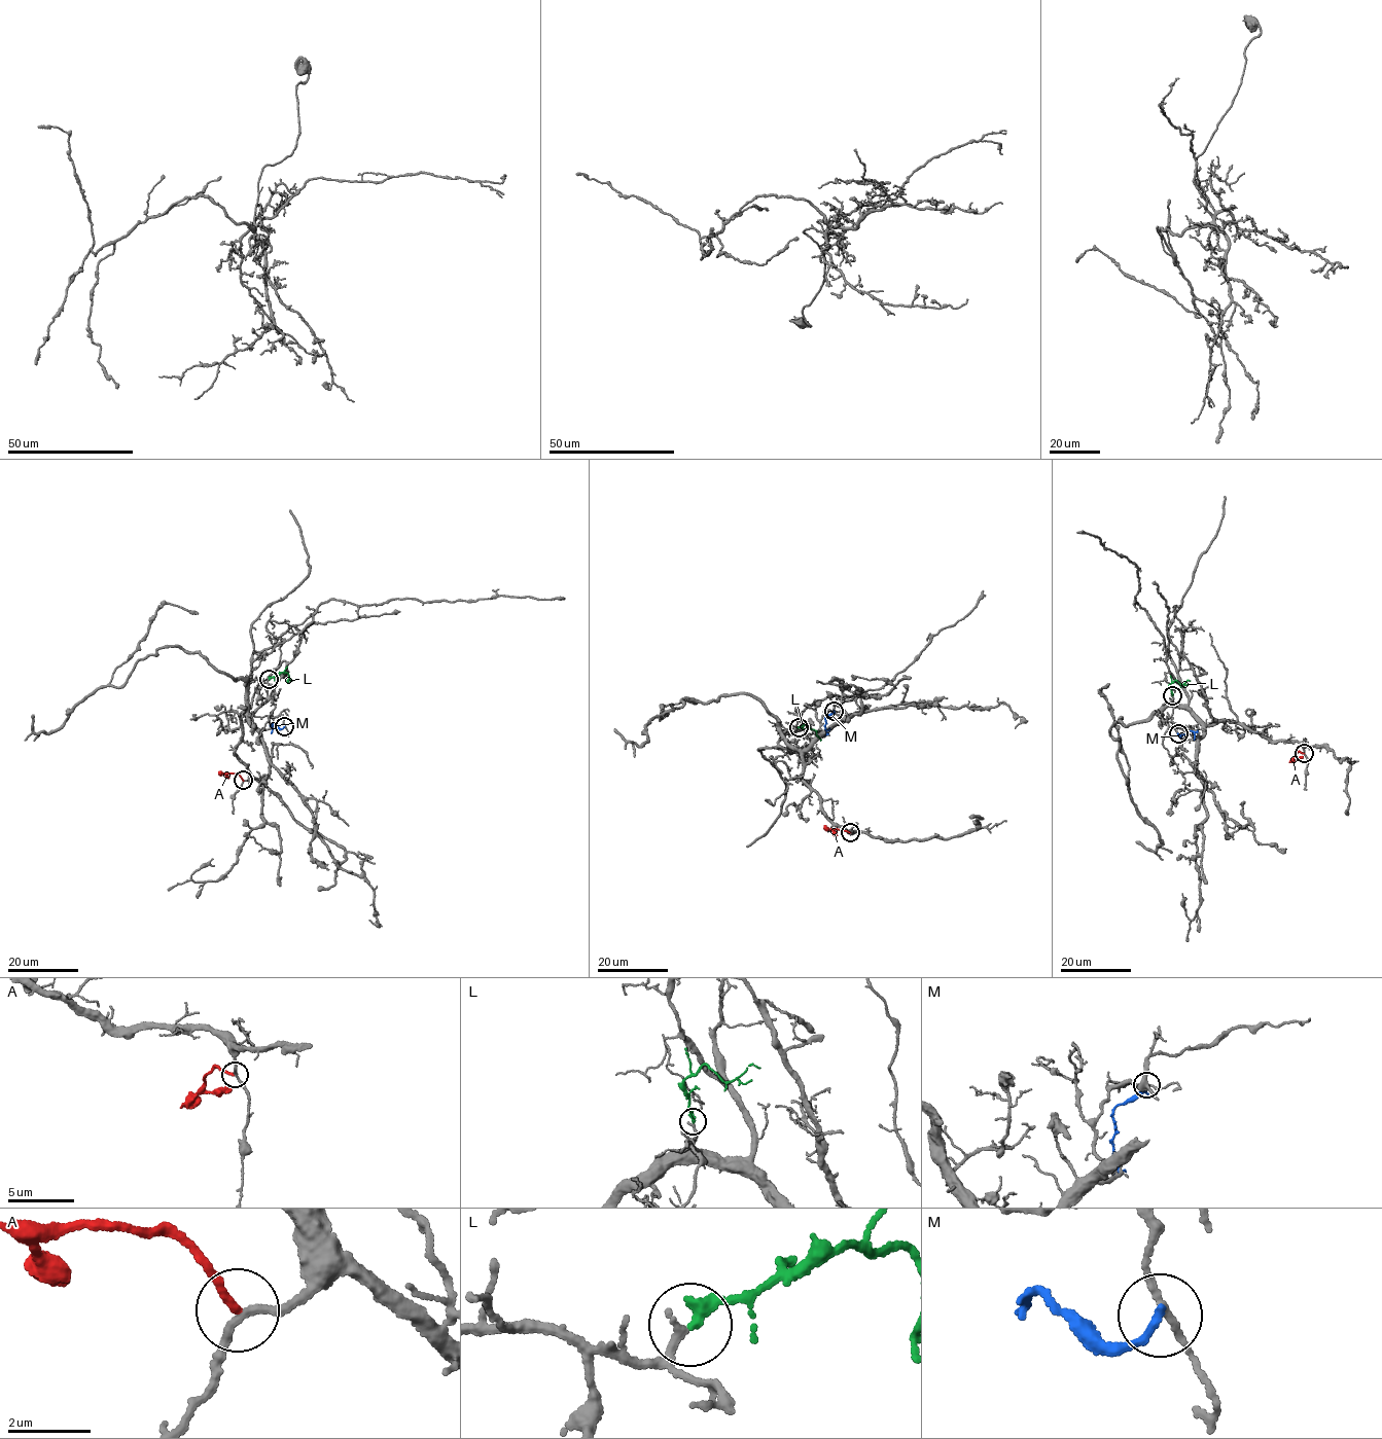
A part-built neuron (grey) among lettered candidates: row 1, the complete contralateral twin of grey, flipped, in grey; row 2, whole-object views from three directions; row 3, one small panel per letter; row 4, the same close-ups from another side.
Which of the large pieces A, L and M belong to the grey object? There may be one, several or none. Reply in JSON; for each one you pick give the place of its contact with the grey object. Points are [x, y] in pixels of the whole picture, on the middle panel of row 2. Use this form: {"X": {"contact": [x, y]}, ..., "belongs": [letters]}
{"L": {"contact": [799, 727]}, "belongs": ["L"]}

